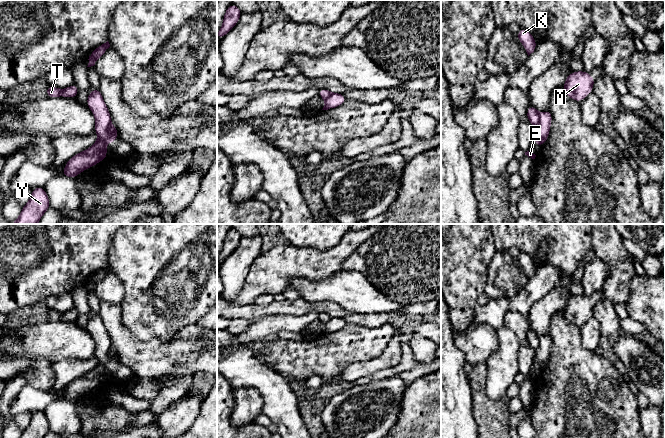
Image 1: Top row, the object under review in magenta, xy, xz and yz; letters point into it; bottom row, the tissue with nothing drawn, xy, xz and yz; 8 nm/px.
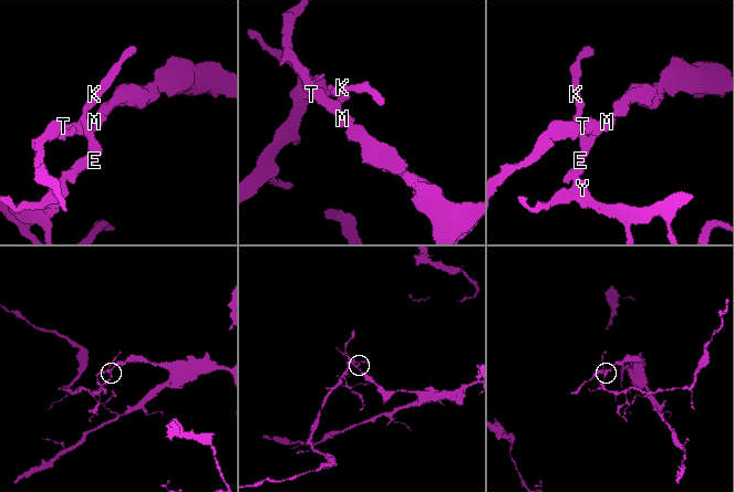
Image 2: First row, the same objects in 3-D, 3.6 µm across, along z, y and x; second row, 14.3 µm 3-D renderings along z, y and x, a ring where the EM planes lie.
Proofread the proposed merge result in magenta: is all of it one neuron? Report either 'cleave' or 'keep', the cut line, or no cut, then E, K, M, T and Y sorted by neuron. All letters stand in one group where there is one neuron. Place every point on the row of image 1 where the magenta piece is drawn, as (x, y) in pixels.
cleave | yz (540, 114), (535, 128), (537, 144) | E K Y / M T

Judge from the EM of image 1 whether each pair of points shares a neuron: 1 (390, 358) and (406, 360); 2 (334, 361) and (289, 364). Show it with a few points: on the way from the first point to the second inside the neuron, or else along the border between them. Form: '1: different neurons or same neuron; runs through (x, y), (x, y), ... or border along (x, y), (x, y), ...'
1: different neurons; border along (402, 343), (401, 360), (394, 367)
2: same neuron; runs through (323, 361), (300, 361)

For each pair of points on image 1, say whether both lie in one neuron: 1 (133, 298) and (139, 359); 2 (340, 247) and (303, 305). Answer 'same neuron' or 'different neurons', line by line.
1: different neurons
2: different neurons

